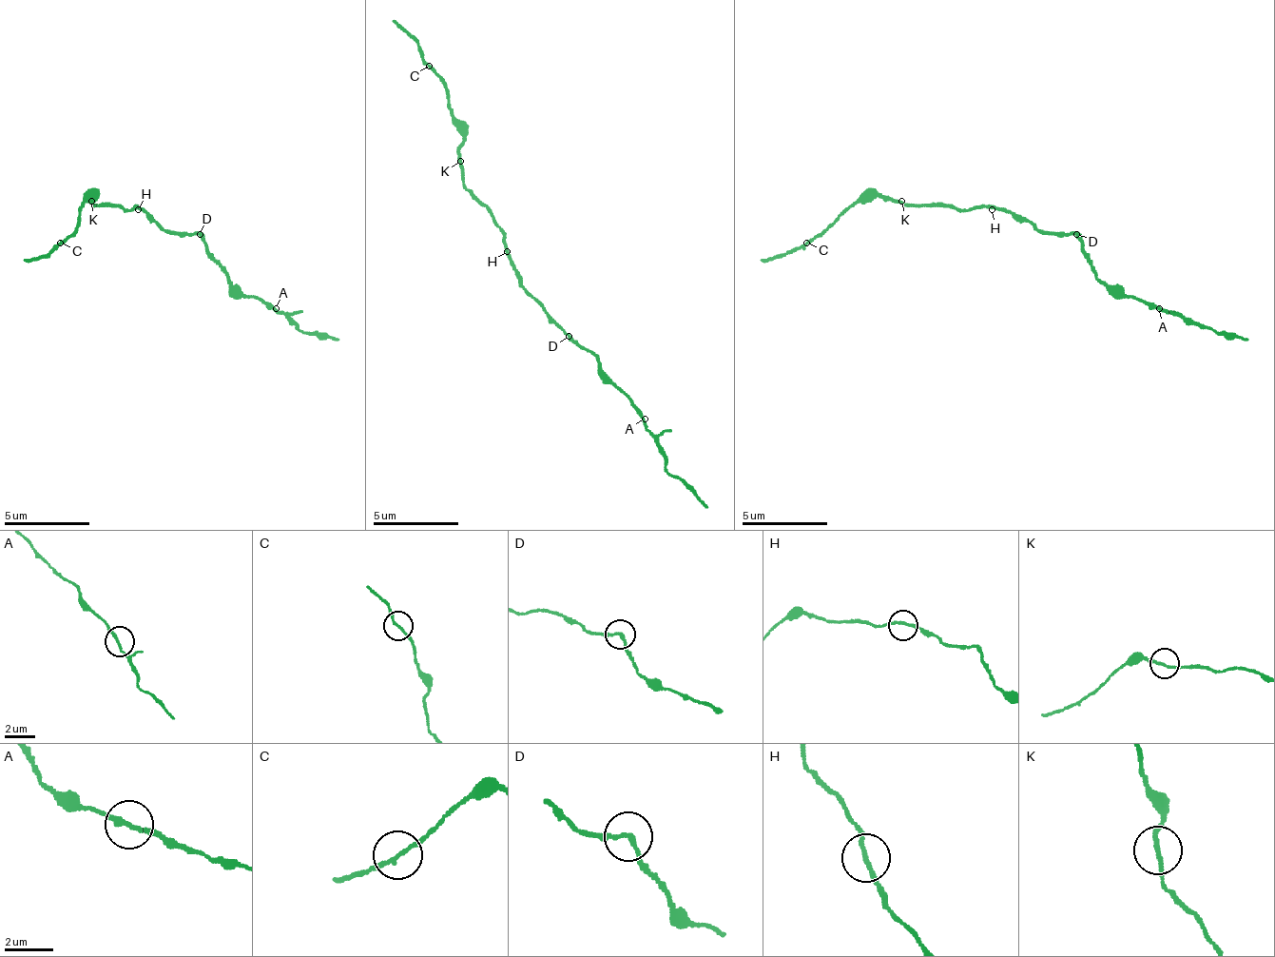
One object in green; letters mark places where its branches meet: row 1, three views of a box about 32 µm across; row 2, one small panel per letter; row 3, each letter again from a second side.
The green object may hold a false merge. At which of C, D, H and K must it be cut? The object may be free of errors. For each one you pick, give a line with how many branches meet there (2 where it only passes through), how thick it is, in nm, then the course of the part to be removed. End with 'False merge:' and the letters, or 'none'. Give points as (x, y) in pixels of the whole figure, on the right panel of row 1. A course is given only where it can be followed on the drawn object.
False merge: none

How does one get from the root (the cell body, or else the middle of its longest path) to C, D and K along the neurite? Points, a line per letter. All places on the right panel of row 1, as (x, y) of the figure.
C: (1026, 218), (1014, 218), (1000, 209), (906, 205), (901, 201), (863, 196), (807, 244)
D: (1026, 218), (1039, 231), (1065, 231), (1069, 235), (1077, 235)
K: (1026, 218), (1014, 218), (1000, 209), (953, 209), (949, 205), (906, 205), (901, 201)

